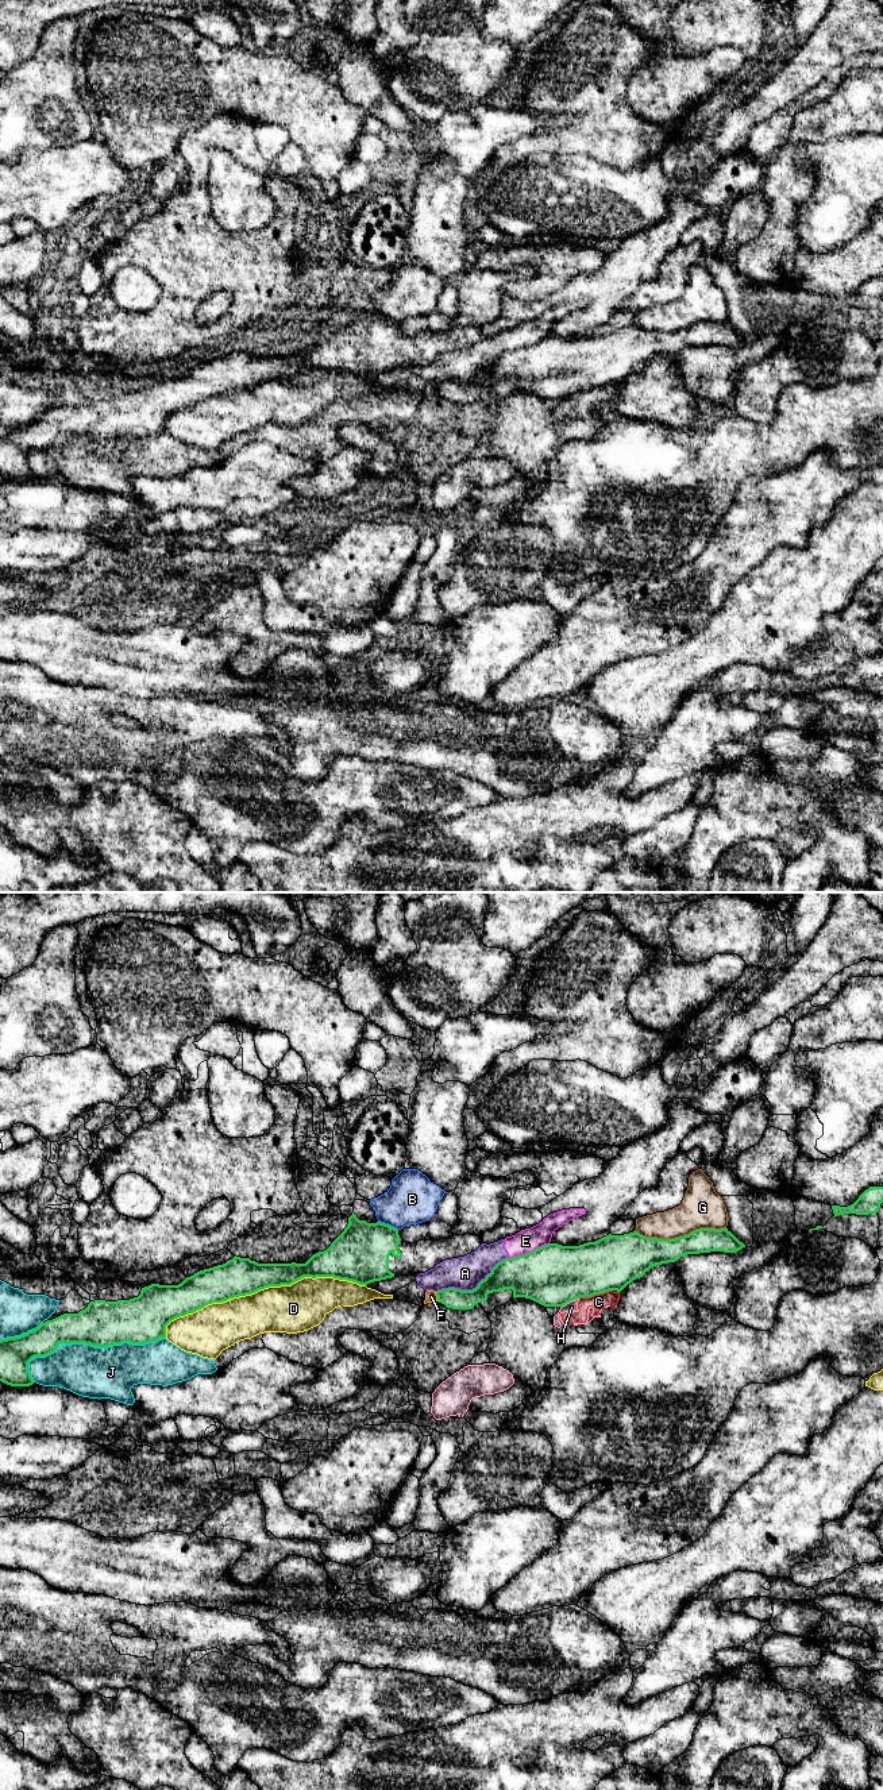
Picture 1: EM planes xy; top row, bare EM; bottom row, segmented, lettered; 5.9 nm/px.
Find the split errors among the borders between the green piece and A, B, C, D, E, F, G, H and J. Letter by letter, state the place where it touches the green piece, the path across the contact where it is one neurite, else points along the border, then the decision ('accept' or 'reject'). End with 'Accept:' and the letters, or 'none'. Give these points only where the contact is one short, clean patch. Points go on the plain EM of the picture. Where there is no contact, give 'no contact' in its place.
A: xy (473, 382) | reject
B: xy (388, 317) | along xy (378, 313), (397, 323) | reject
C: xy (596, 386) | along xy (612, 382), (579, 392) | reject
D: xy (259, 382) | reject
E: xy (528, 346) | along xy (548, 335), (508, 351) | reject
F: xy (436, 388) | along xy (435, 385), (439, 393) | reject
G: xy (679, 330) | reject
H: xy (569, 394) | along xy (578, 390), (567, 394), (560, 401) | reject
J: xy (92, 438) | reject
Accept: none

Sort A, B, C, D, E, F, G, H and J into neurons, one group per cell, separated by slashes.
A E F / B / C H / D / G / J

